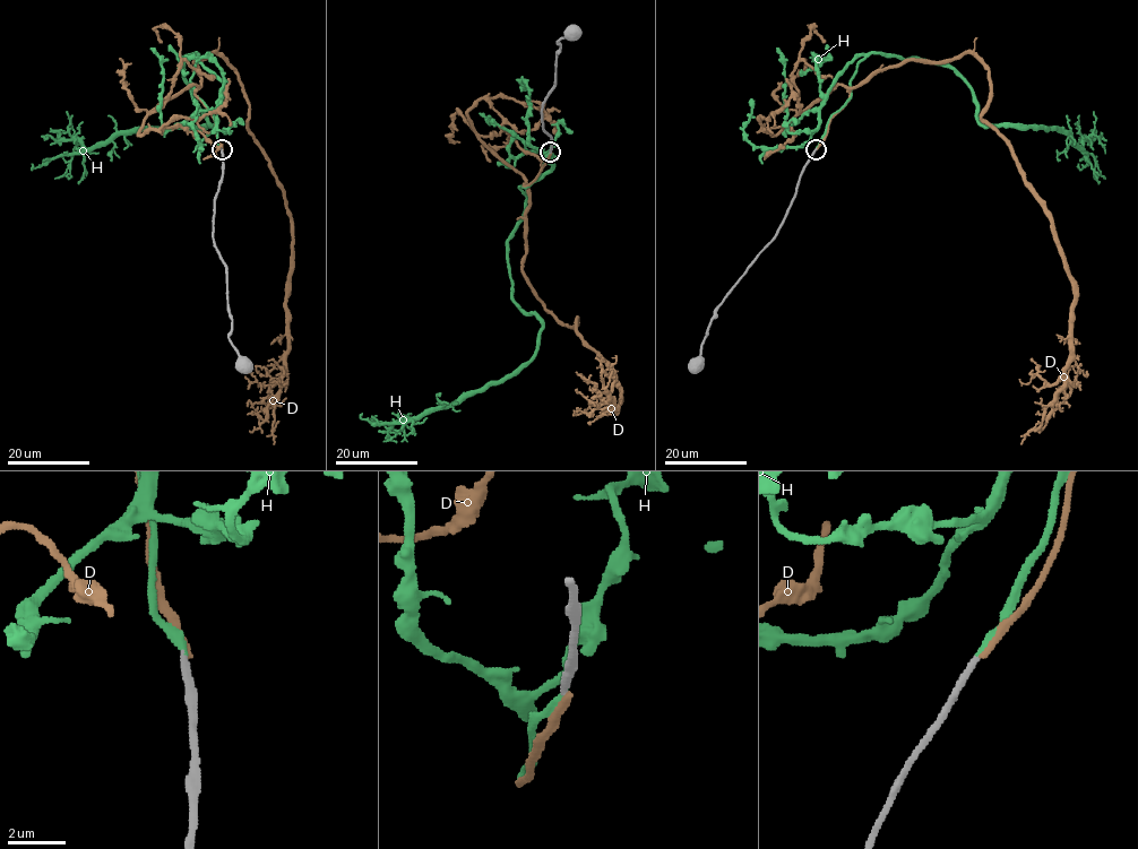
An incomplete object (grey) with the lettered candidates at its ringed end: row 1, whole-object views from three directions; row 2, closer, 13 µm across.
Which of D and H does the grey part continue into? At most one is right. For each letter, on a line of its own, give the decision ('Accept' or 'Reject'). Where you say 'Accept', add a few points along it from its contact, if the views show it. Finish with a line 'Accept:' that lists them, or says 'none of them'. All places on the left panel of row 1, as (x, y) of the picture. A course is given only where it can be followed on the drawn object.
D: Accept. Its course: (222, 149), (195, 94), (194, 61), (216, 53), (234, 70), (248, 131), (292, 218), (274, 444)
H: Reject
Accept: D

